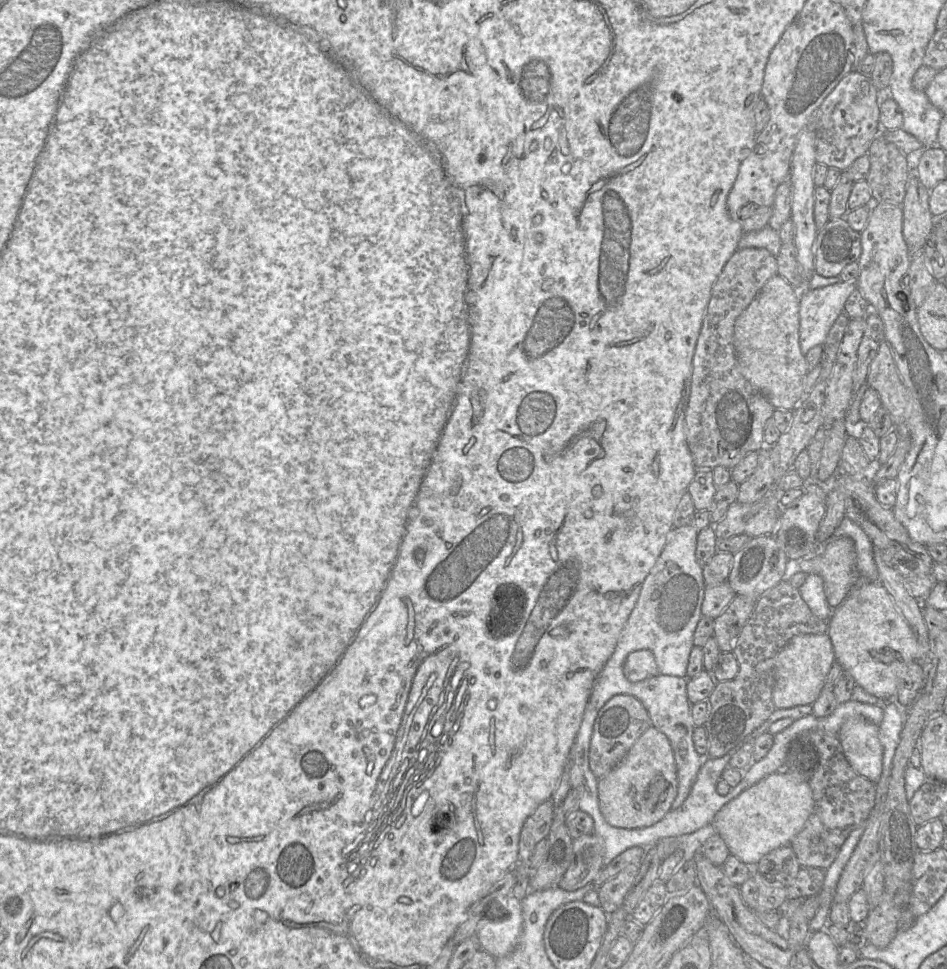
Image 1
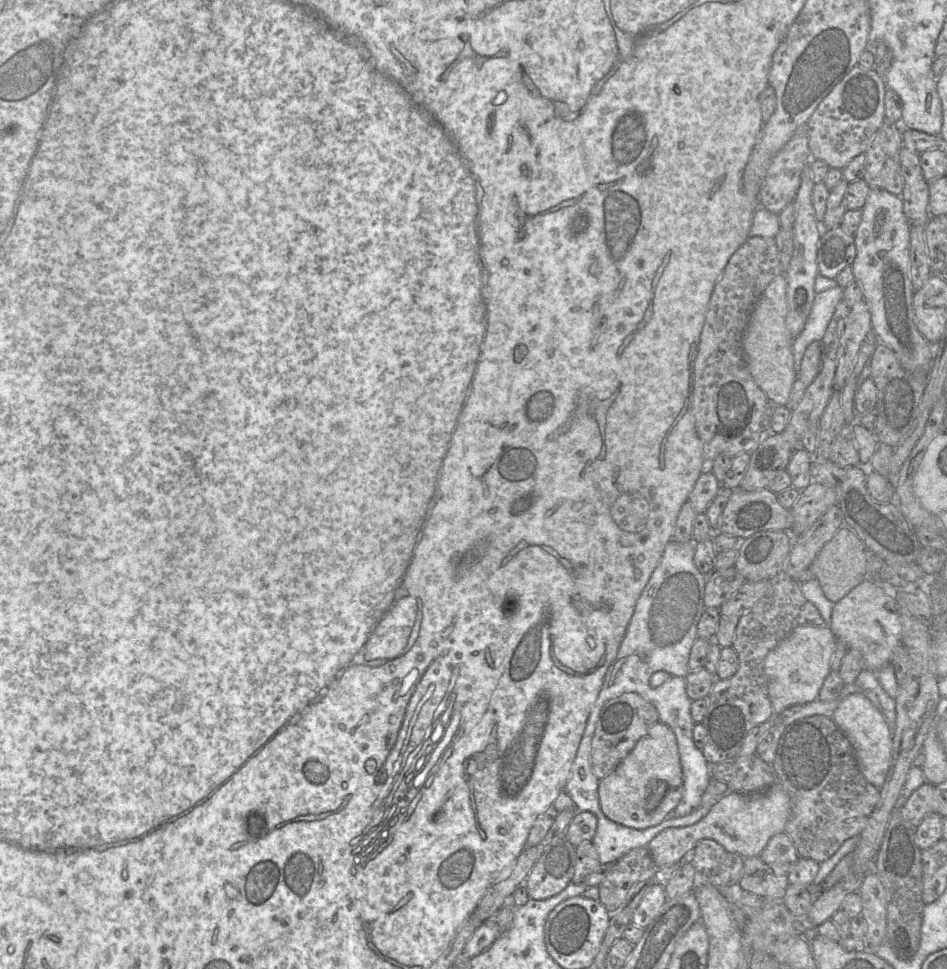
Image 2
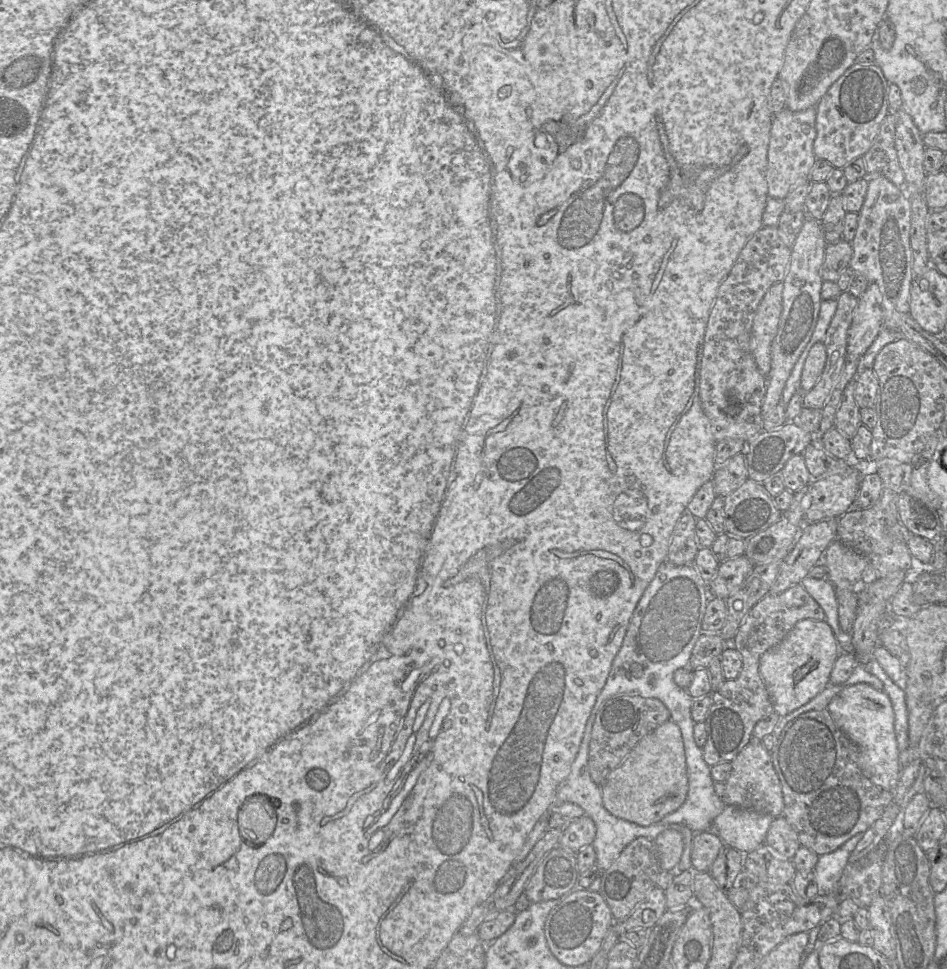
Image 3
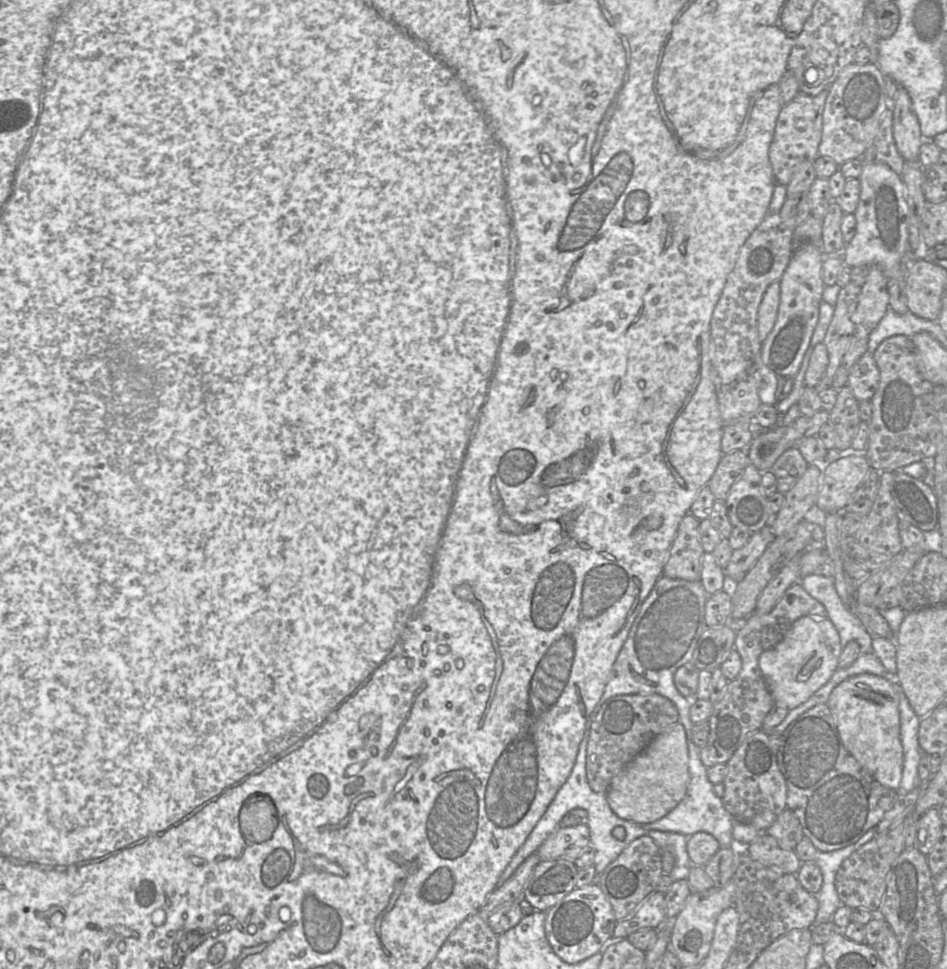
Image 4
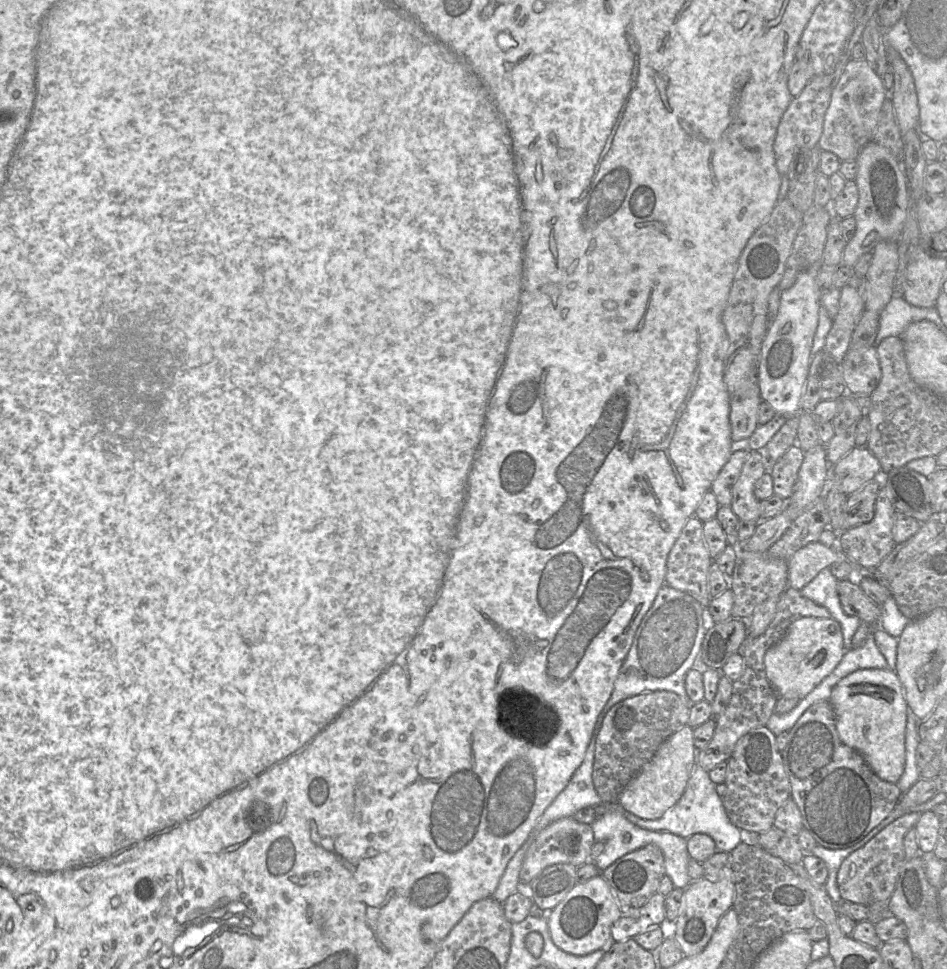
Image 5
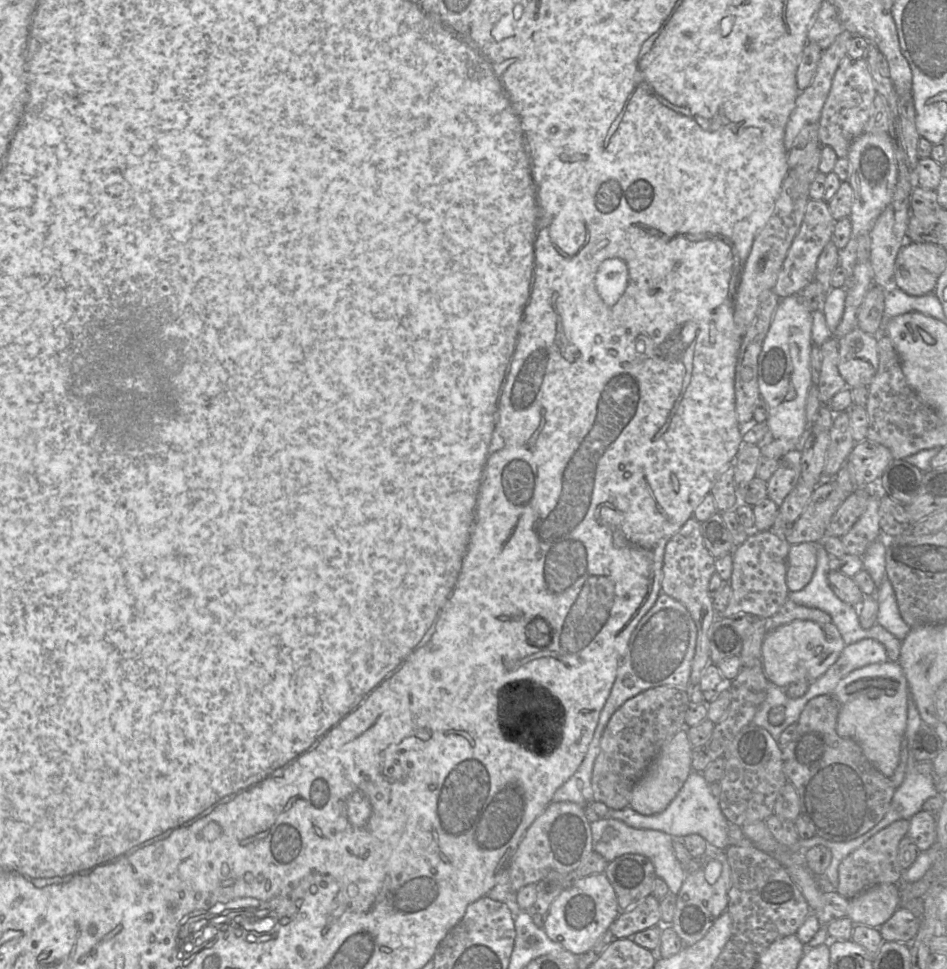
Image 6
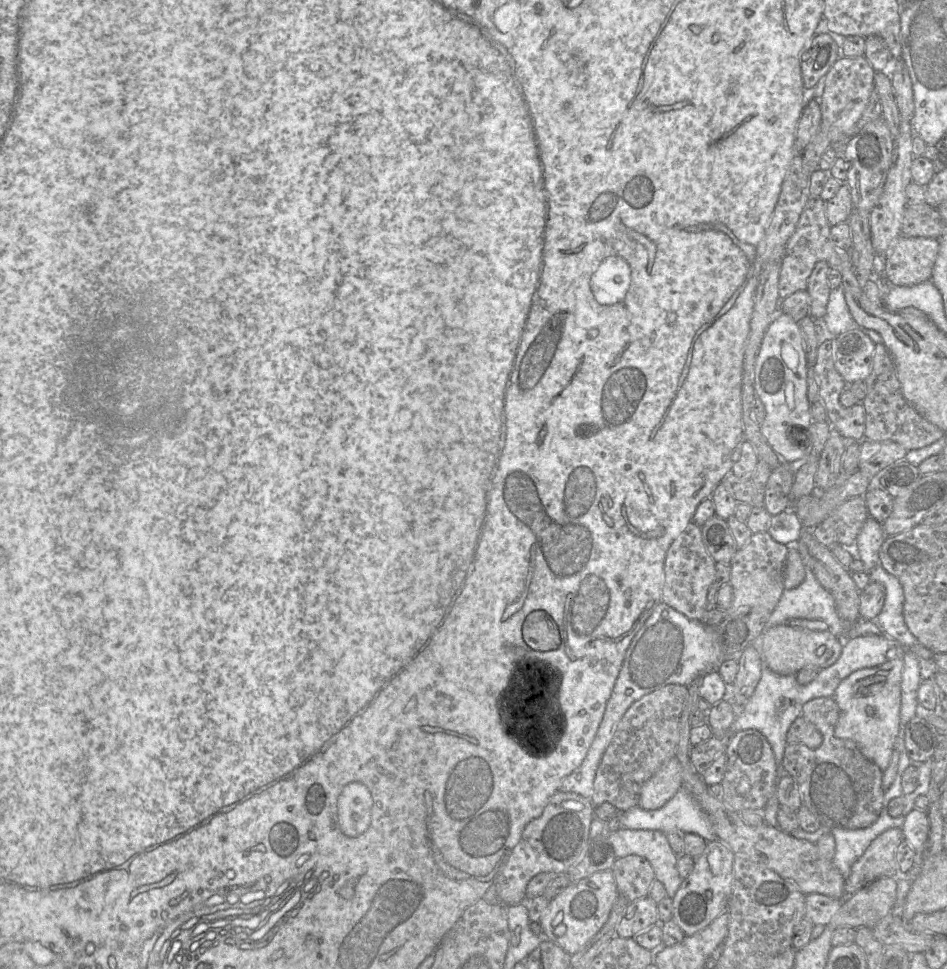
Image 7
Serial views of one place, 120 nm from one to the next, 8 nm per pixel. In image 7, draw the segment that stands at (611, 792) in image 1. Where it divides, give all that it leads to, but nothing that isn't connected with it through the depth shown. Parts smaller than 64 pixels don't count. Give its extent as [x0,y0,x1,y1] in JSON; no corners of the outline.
[638,756,682,810]

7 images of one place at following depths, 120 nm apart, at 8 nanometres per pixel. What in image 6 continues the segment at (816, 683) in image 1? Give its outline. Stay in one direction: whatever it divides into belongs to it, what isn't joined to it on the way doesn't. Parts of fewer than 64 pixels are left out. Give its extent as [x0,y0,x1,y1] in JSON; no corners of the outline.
[761,620,845,688]

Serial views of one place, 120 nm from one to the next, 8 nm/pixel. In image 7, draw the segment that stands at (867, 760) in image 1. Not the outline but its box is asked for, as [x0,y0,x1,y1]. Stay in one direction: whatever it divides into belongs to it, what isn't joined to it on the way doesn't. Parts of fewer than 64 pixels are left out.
[833,657,903,771]

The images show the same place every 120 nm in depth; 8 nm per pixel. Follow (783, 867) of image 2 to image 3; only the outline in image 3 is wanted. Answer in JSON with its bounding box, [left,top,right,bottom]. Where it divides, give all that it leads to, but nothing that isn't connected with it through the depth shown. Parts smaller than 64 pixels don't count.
[764,815,801,860]

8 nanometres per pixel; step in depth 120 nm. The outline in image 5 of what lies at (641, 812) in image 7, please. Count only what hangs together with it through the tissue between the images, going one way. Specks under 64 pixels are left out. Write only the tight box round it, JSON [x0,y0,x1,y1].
[593,762,741,853]

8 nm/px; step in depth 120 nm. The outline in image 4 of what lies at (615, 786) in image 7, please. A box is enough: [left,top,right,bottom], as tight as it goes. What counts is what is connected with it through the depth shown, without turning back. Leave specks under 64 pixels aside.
[586,694,678,795]

